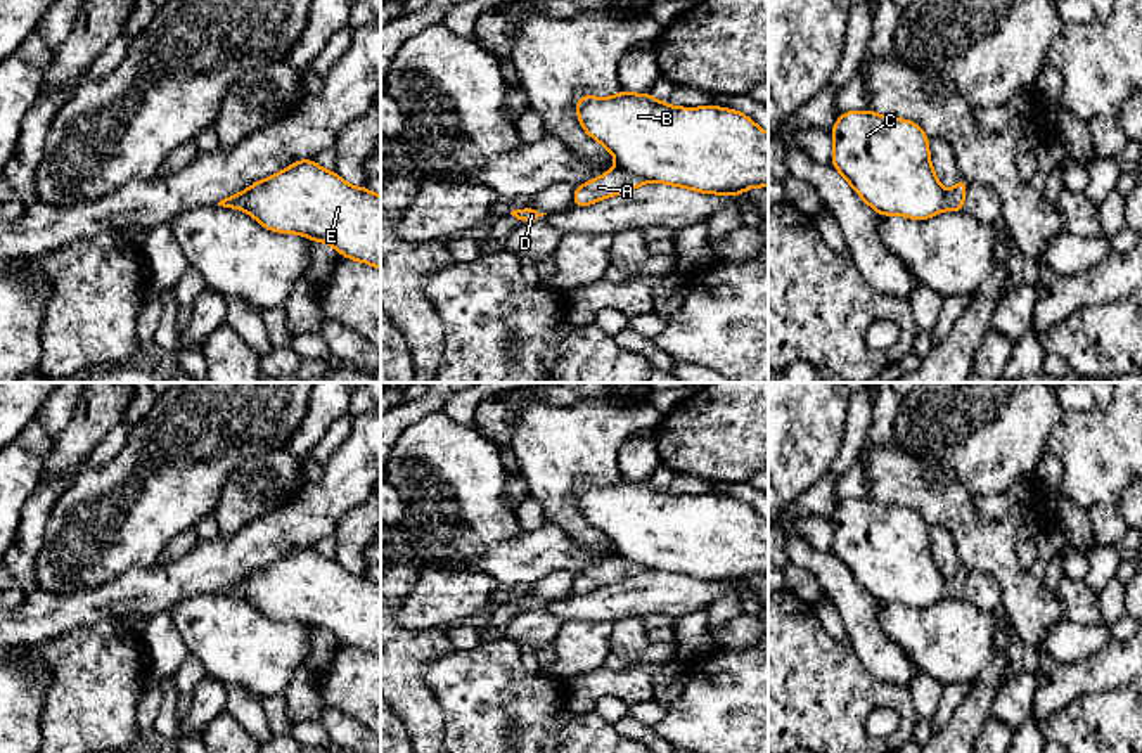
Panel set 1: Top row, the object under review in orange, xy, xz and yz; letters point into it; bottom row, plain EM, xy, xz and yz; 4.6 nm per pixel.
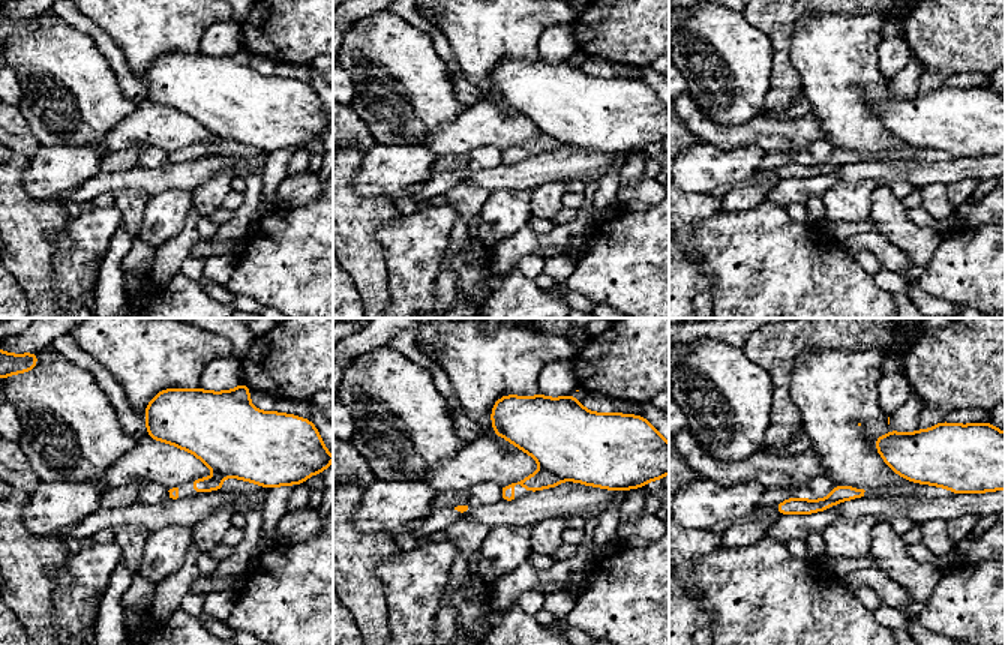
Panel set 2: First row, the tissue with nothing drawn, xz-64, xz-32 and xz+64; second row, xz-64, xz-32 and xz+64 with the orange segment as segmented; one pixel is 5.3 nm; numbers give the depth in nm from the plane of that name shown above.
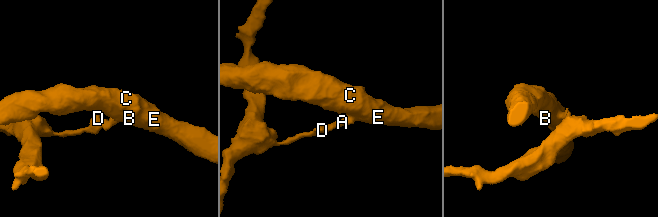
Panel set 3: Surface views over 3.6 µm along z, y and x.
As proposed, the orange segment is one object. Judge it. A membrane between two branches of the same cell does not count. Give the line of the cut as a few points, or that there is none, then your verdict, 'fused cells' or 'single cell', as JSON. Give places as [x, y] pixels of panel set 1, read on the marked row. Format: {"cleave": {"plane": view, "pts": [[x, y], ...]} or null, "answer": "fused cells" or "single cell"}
{"cleave": {"plane": "xz", "pts": [[618, 165], [646, 180]]}, "answer": "fused cells"}

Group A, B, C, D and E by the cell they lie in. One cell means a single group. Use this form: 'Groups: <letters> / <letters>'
Groups: A D / B C E

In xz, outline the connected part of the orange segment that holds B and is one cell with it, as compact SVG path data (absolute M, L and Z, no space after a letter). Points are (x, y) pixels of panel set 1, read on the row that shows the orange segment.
M621 90L607 99L581 95L576 114L583 132L611 151L619 168L645 182L728 197L768 187L768 133L741 111L718 106L673 107L656 100L651 92Z

